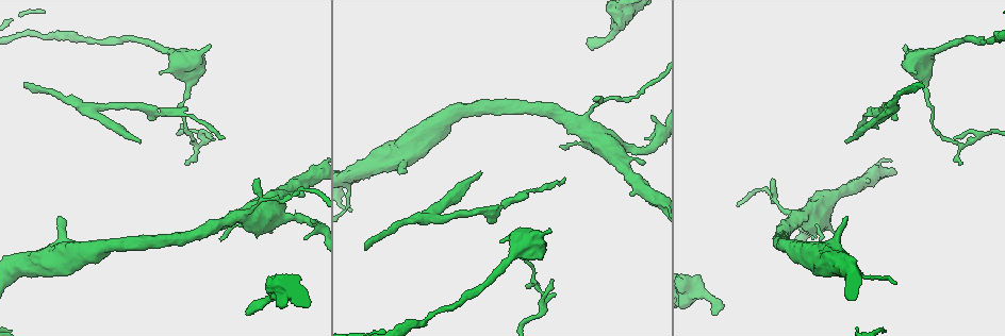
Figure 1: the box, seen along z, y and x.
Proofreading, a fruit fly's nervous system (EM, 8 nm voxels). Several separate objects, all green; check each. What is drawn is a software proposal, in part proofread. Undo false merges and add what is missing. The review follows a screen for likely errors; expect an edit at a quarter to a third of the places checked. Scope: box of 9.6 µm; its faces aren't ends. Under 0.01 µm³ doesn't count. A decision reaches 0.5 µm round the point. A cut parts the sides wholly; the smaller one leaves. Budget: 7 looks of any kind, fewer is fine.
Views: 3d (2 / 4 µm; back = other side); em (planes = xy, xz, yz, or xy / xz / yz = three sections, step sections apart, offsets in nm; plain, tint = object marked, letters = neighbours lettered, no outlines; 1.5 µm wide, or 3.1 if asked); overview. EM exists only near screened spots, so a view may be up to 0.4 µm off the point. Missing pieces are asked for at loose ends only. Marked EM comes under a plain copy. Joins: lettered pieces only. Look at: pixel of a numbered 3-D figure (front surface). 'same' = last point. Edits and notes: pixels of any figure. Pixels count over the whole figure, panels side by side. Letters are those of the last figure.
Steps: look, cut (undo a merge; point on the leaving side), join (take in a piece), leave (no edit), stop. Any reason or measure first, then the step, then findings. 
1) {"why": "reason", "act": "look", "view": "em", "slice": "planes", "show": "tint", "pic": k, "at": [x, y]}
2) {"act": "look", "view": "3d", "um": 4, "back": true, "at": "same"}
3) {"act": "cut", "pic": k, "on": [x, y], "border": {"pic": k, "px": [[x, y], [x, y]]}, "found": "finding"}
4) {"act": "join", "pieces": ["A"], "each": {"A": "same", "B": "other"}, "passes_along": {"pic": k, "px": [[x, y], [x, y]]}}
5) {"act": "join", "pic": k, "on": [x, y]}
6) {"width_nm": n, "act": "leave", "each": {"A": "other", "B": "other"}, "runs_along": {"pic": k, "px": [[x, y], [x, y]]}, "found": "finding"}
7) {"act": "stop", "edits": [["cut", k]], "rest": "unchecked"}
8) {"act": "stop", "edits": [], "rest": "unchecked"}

{"why": "branch stops here", "act": "look", "view": "3d", "um": 4, "pic": 1, "at": [247, 315]}

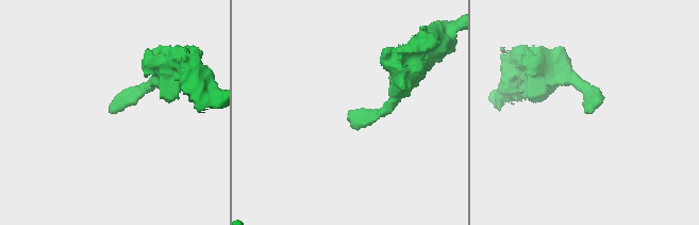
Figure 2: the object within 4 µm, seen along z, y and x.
{"why": "shape alone is not enough", "act": "look", "view": "em", "slice": "yz", "step": 4, "show": "letters", "pic": 2, "at": [592, 113]}

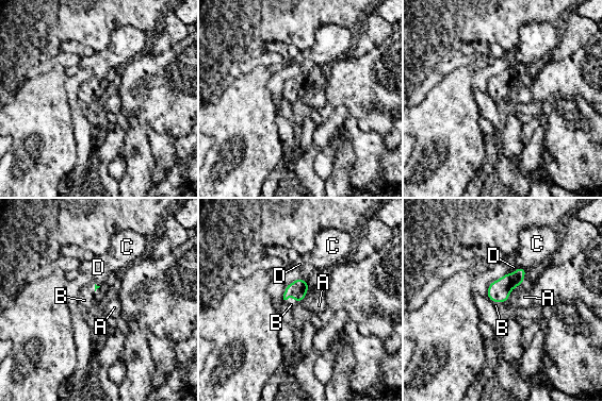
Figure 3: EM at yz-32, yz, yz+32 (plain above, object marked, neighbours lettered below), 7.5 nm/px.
{"act": "join", "pieces": ["B"], "each": {"A": "other", "B": "same", "C": "other", "D": "other"}, "found": "the neuron continues"}

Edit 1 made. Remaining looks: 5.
{"why": "redraw", "act": "look", "view": "overview"}

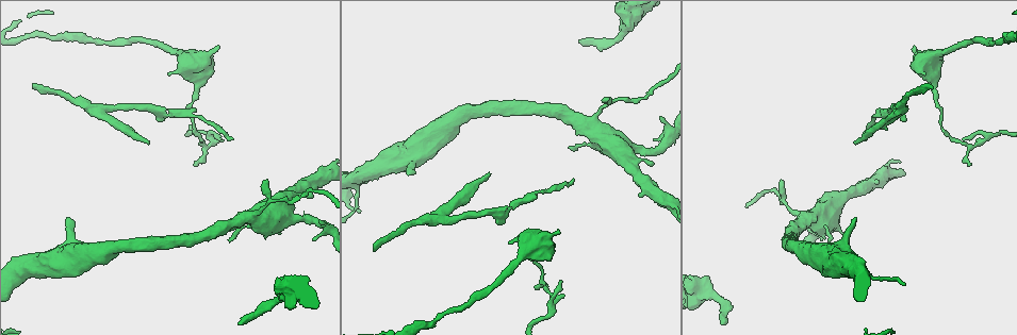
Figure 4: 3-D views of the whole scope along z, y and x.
{"why": "free end", "act": "look", "view": "em", "slice": "xy", "step": 4, "show": "letters", "pic": 4, "at": [410, 174]}

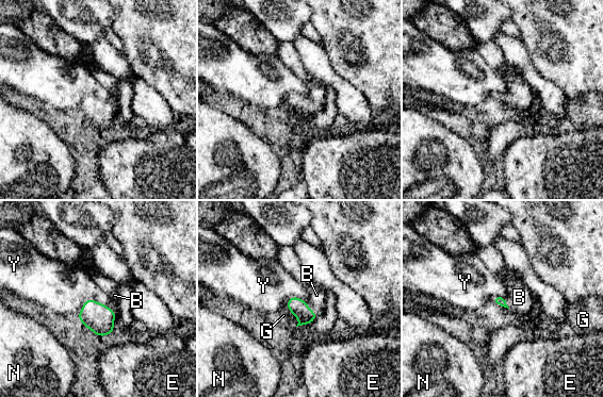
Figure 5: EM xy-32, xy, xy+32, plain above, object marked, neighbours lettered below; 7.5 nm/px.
{"why": "cut it another way", "act": "look", "view": "em", "slice": "planes", "show": "letters", "at": "same"}

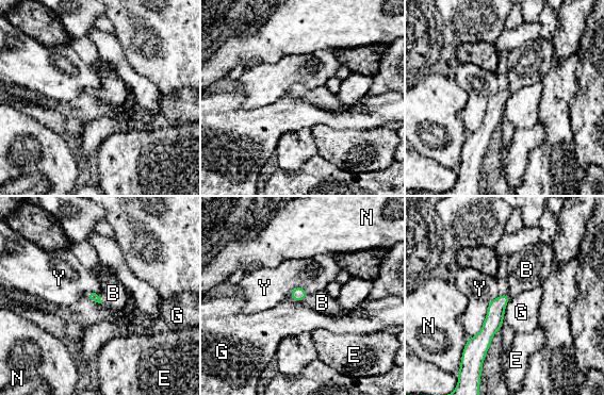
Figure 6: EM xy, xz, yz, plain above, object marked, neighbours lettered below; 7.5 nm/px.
{"act": "join", "pieces": ["B"], "each": {"B": "same", "E": "other", "G": "other", "N": "other", "Y": "other"}, "passes_along": {"pic": 6, "px": [[94, 296], [99, 298], [113, 293]]}, "found": "it goes on there"}

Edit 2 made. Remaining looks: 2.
{"why": "thin neck", "act": "look", "view": "em", "slice": "planes", "show": "letters", "pic": 4, "at": [103, 42]}

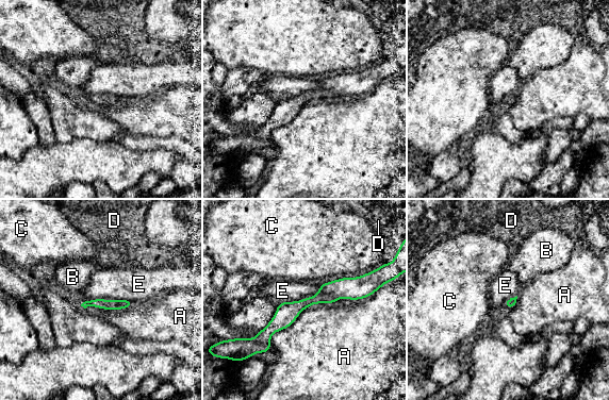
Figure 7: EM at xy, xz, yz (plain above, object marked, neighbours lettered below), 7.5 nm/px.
{"longest_contact_nm": ["A", 460], "act": "leave", "each": {"A": "other", "B": "other", "C": "other", "D": "other", "E": "other"}, "border": {"pic": 7, "px": [[132, 300], [88, 299], [80, 304]]}, "found": "continuous, no second neuron"}

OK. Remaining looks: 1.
{"act": "stop", "edits": [["join", 3], ["join", 6]], "rest": "unchecked"}

